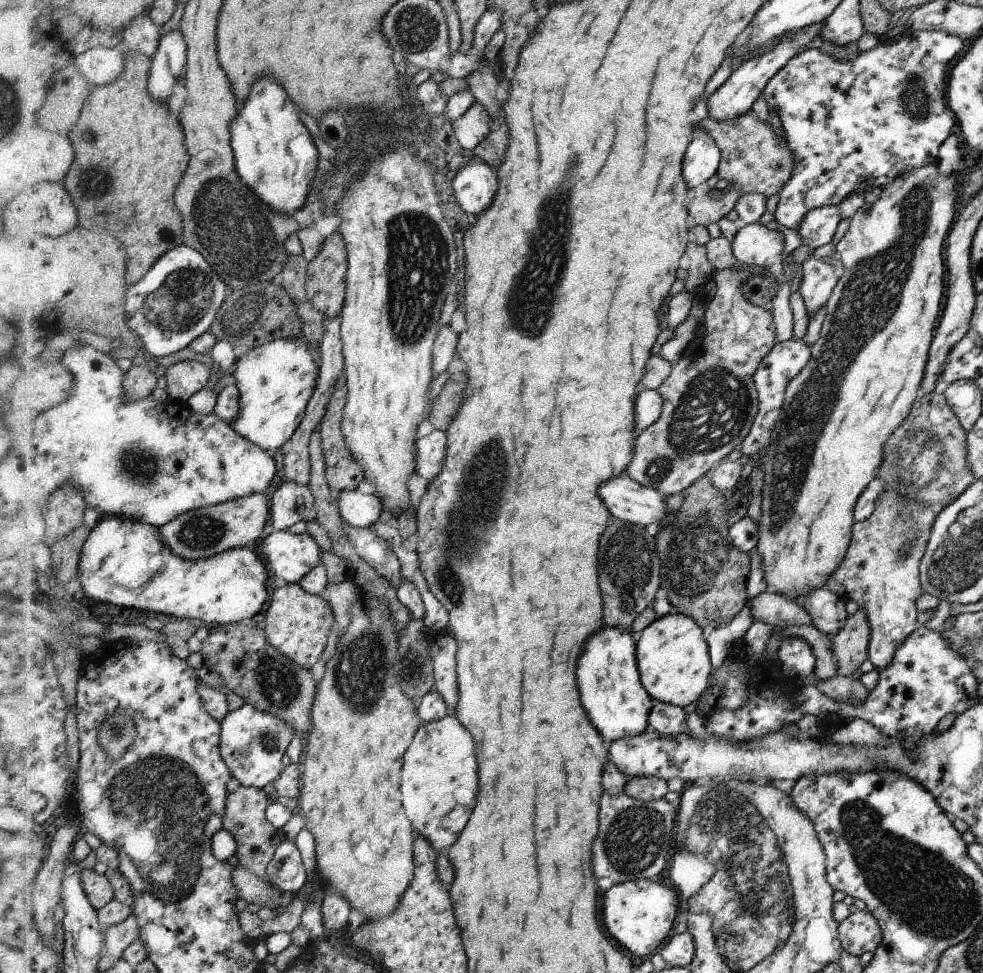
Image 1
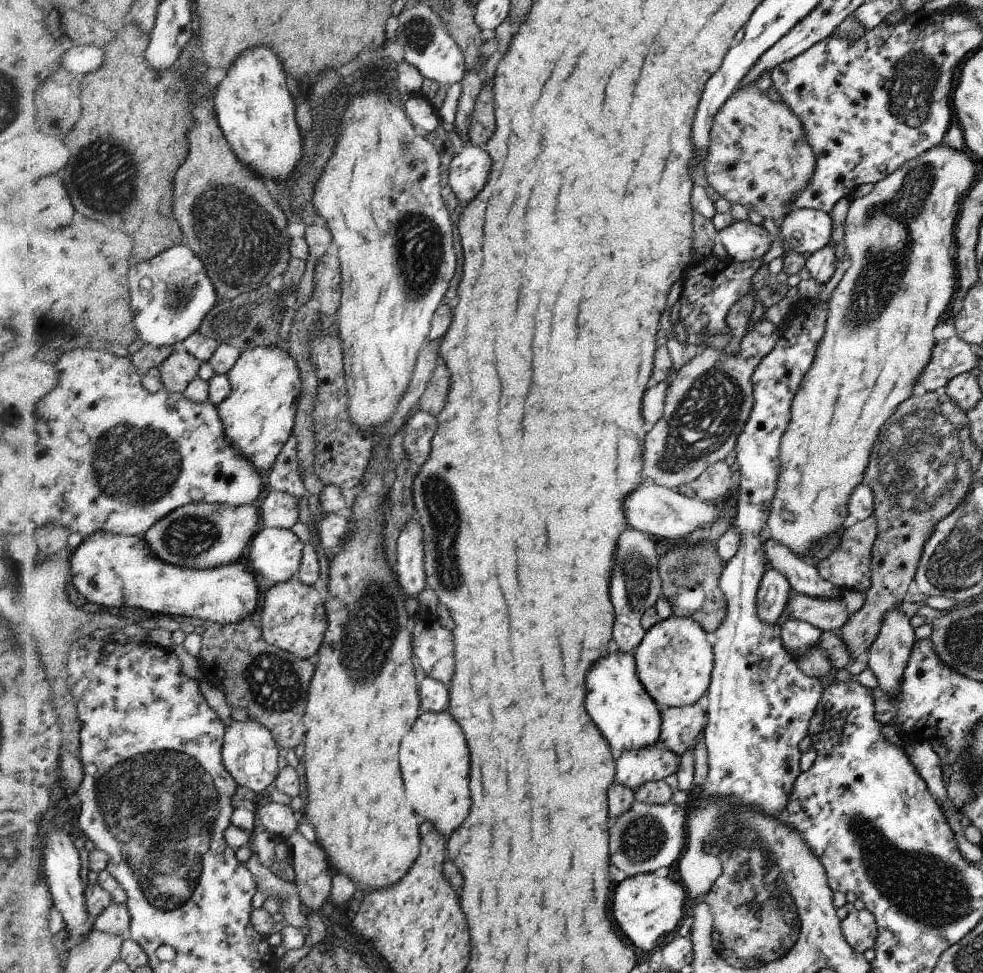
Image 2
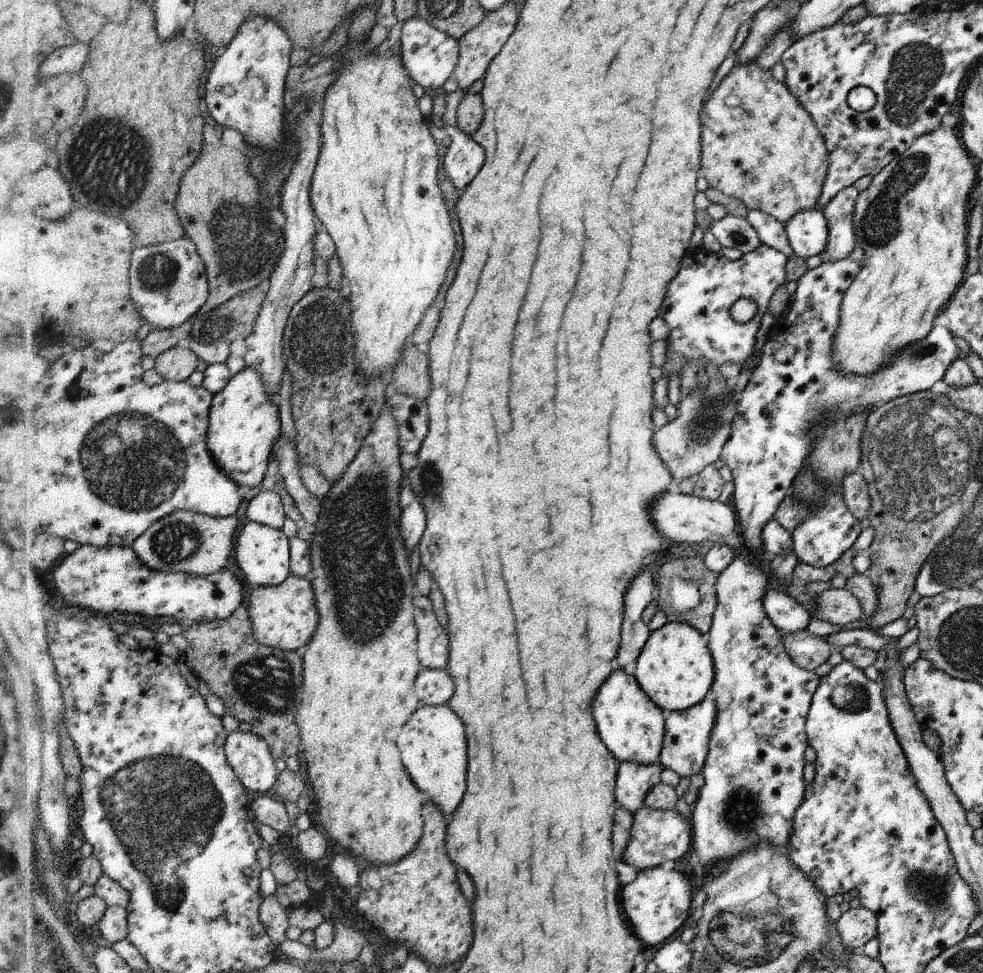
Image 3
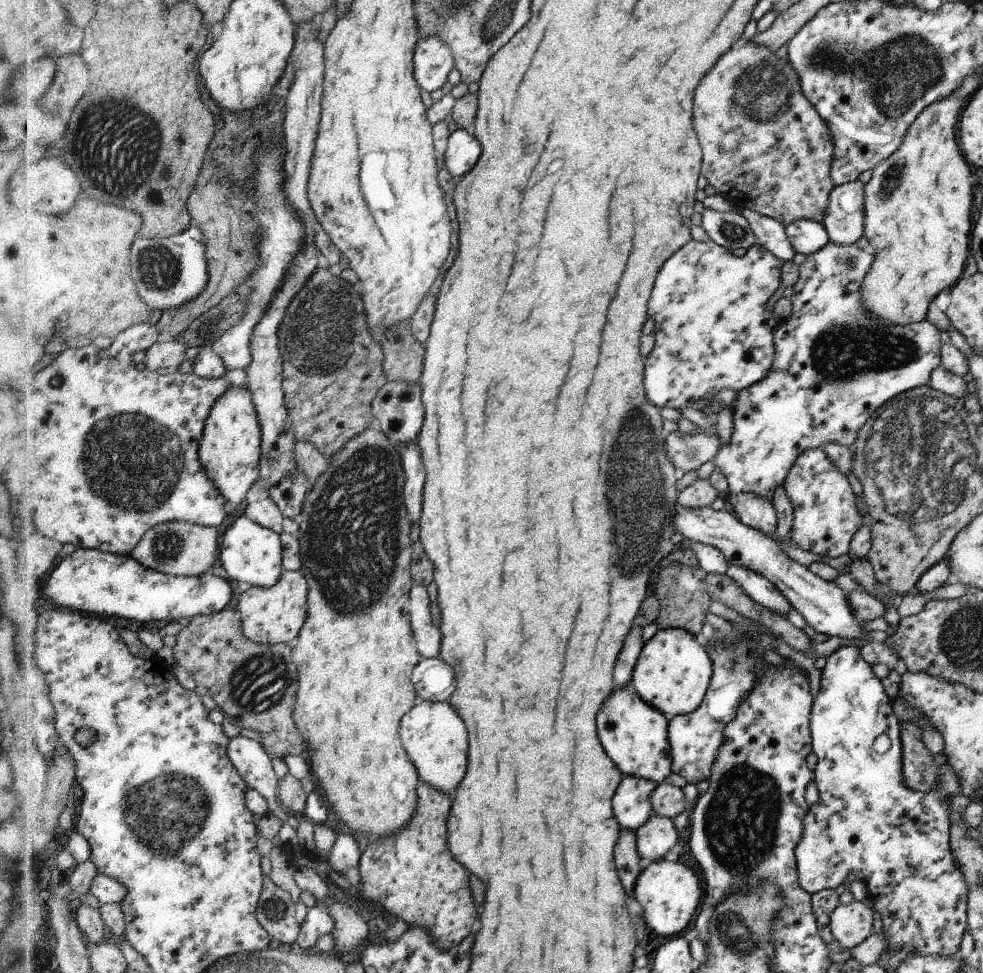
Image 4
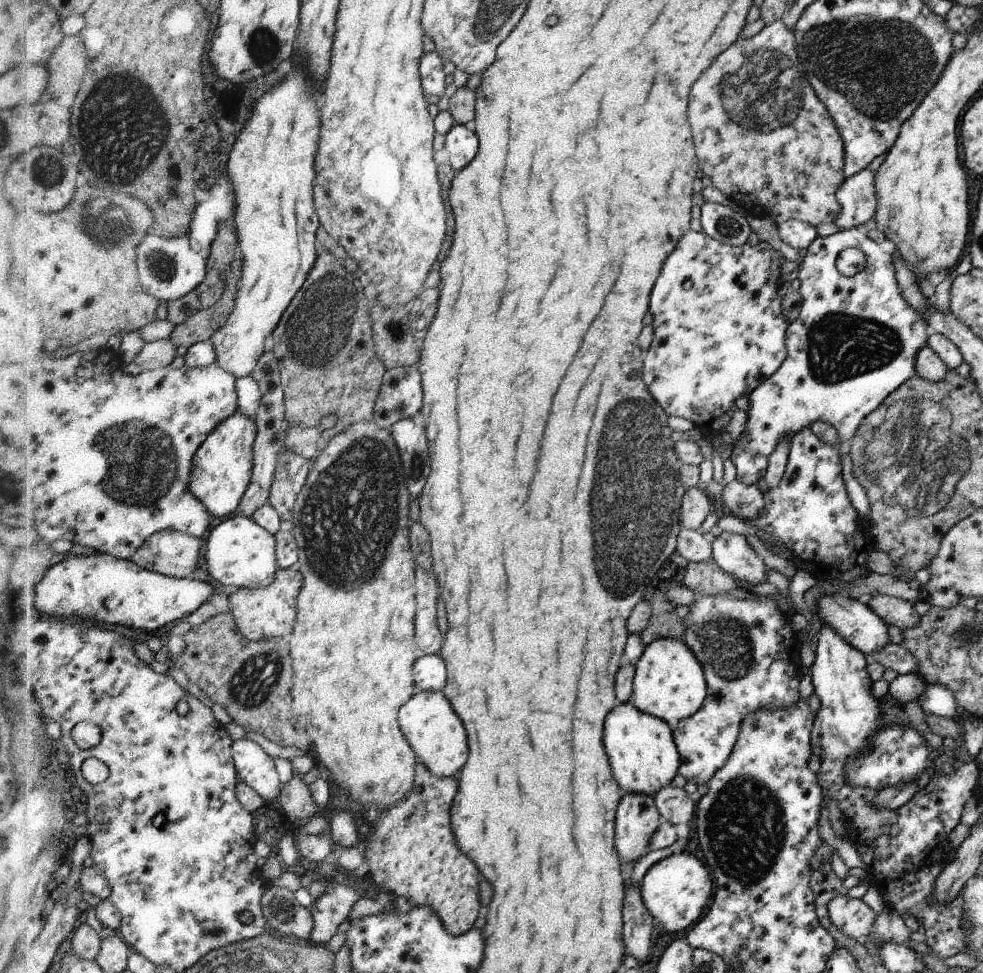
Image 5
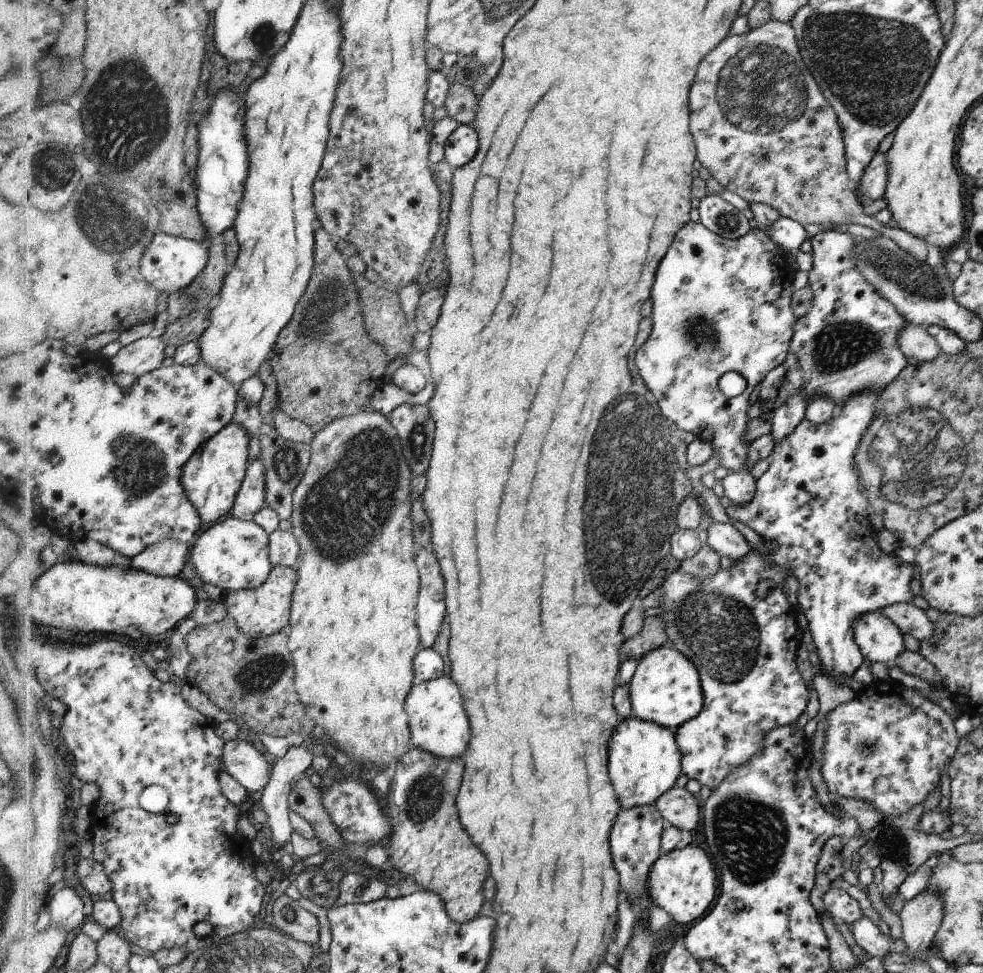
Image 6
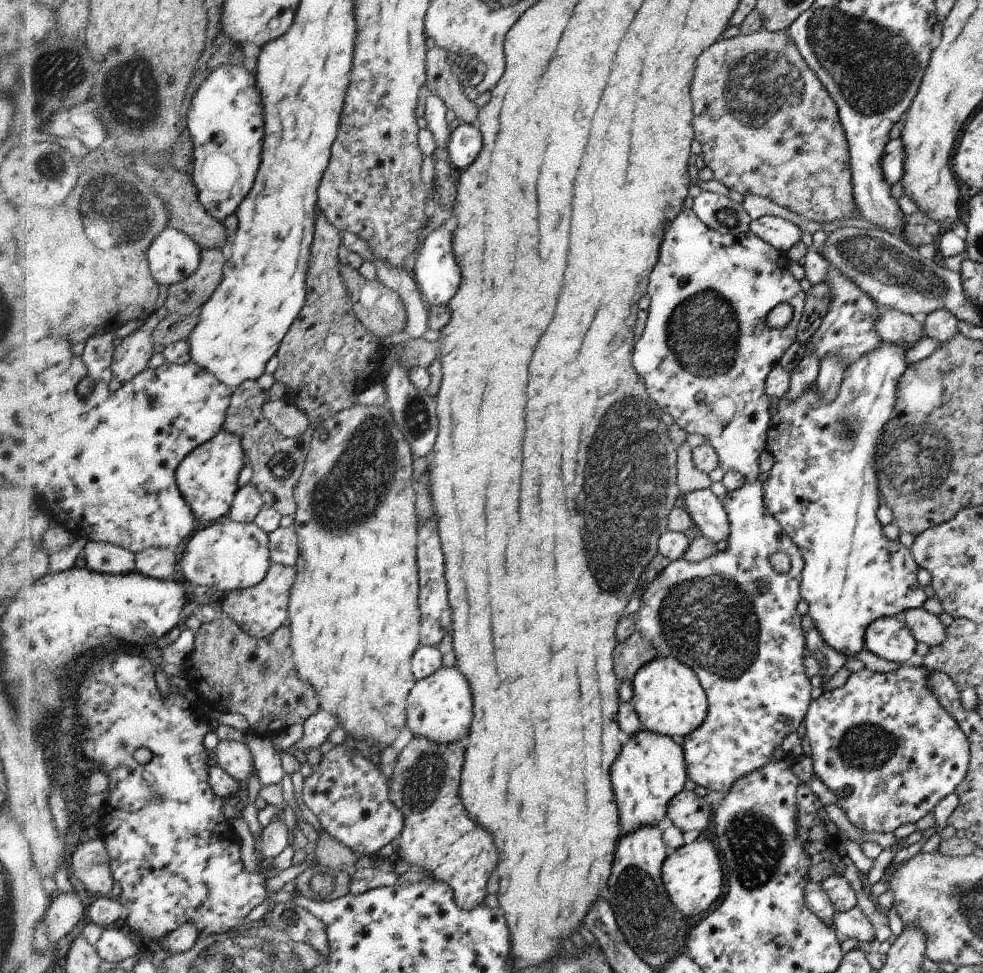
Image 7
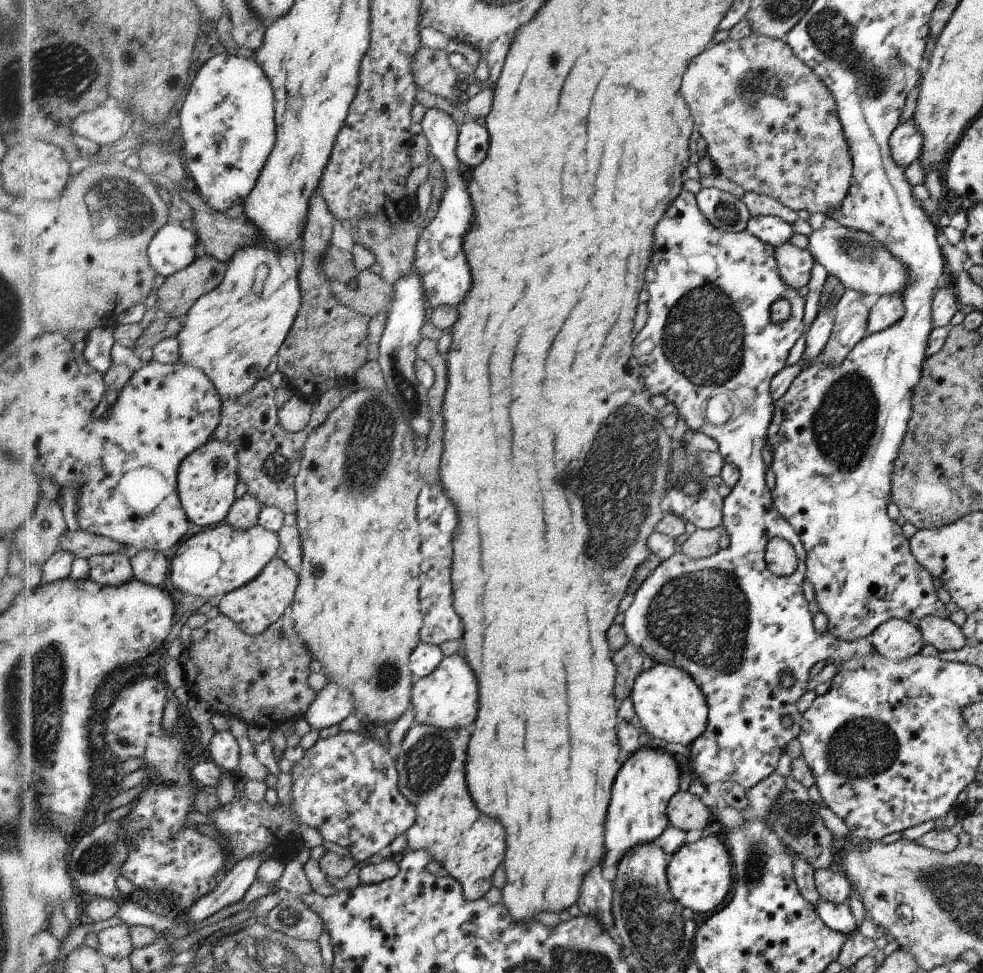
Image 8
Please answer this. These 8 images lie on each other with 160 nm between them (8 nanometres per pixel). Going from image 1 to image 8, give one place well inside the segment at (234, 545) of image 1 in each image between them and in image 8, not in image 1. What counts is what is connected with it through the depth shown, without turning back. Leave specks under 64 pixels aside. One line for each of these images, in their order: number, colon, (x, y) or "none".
2: (203, 535)
3: (189, 541)
4: (182, 548)
5: (172, 552)
6: (169, 557)
7: (157, 562)
8: (151, 566)

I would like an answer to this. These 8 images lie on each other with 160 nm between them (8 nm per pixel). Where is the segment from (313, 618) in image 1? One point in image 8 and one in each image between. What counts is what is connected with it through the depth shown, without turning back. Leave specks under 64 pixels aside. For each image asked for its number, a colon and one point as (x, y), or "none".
2: (293, 619)
3: (286, 616)
4: (273, 615)
5: (261, 614)
6: (261, 613)
7: (260, 611)
8: (255, 607)

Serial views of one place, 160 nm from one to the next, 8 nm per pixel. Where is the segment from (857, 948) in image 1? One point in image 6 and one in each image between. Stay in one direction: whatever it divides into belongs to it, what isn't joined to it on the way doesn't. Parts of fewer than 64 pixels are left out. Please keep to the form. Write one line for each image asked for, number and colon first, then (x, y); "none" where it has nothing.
2: (860, 929)
3: (857, 926)
4: (851, 924)
5: (854, 918)
6: (842, 908)

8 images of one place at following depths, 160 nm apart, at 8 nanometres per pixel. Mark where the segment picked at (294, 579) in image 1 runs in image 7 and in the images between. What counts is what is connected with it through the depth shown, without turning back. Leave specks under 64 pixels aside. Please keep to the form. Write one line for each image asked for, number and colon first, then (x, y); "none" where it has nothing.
2: (275, 553)
3: (262, 552)
4: (252, 553)
5: (240, 553)
6: (234, 554)
7: (236, 556)

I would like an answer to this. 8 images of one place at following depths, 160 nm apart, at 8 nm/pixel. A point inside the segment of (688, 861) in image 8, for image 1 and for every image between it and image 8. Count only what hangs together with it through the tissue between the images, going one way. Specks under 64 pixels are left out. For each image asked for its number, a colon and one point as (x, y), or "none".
1: (639, 914)
2: (648, 908)
3: (658, 902)
4: (669, 892)
5: (675, 890)
6: (683, 883)
7: (693, 877)

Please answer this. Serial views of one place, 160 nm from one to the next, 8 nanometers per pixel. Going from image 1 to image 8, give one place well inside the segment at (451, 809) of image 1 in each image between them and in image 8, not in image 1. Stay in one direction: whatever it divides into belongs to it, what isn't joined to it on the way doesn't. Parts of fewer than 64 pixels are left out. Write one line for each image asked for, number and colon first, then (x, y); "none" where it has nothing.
2: (434, 756)
3: (432, 743)
4: (432, 733)
5: (437, 736)
6: (439, 726)
7: (440, 705)
8: (447, 698)

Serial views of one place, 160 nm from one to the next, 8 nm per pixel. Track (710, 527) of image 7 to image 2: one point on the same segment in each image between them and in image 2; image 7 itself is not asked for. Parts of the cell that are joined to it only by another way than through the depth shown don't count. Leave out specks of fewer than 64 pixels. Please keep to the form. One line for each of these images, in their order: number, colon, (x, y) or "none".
2: (798, 637)
3: (789, 616)
4: (758, 587)
5: (731, 551)
6: (724, 538)

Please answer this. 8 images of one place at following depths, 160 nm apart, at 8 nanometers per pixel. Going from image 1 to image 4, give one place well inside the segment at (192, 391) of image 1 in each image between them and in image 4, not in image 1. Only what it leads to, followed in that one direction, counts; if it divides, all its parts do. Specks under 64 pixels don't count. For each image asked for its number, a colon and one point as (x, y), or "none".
2: (179, 372)
3: (178, 364)
4: (165, 358)

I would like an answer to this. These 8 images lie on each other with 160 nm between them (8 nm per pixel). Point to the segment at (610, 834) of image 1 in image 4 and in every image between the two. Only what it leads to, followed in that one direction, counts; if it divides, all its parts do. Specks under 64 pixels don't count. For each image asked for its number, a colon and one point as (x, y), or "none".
2: (648, 837)
3: (658, 835)
4: (656, 838)

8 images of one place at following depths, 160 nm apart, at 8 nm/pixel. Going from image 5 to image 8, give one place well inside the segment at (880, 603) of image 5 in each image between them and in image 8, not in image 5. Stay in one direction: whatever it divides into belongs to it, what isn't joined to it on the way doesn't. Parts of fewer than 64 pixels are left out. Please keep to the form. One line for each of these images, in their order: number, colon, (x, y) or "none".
6: (910, 619)
7: (927, 628)
8: (943, 633)

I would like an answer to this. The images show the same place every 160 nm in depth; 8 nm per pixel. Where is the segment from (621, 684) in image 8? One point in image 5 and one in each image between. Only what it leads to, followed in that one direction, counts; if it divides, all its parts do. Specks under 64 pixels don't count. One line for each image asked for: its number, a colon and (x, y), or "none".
5: (665, 622)
6: (654, 634)
7: (636, 652)

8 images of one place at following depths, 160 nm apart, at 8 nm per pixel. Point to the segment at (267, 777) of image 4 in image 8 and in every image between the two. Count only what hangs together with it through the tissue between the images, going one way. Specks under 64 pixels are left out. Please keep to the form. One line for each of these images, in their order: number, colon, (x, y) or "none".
5: (255, 767)
6: (248, 764)
7: (237, 758)
8: (225, 748)

